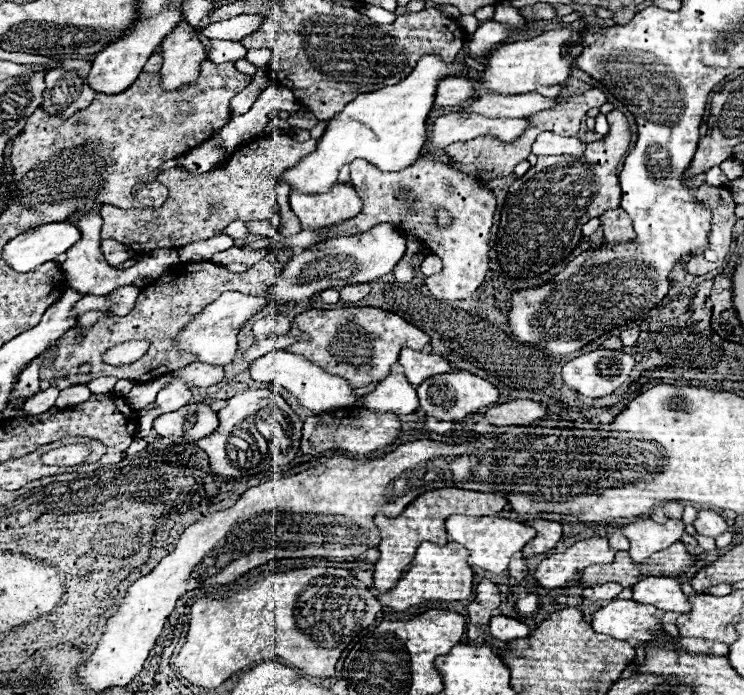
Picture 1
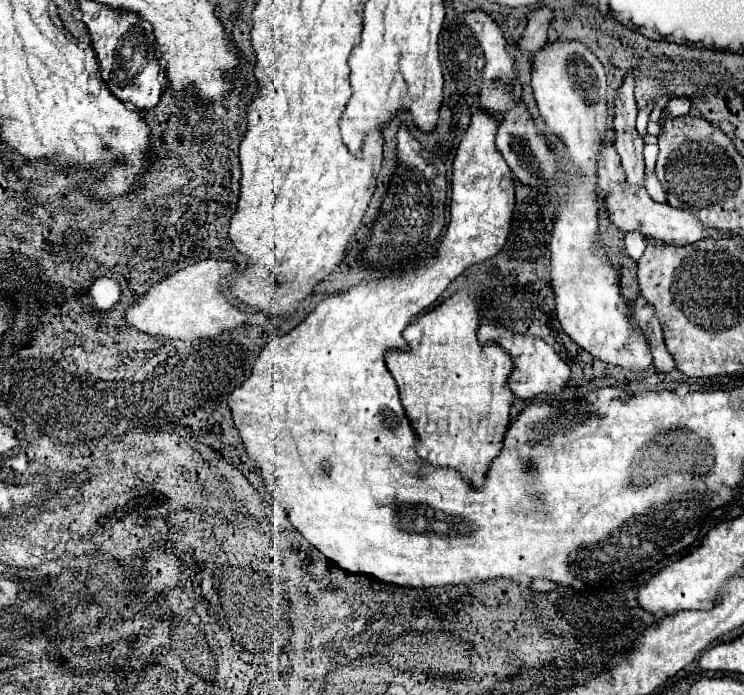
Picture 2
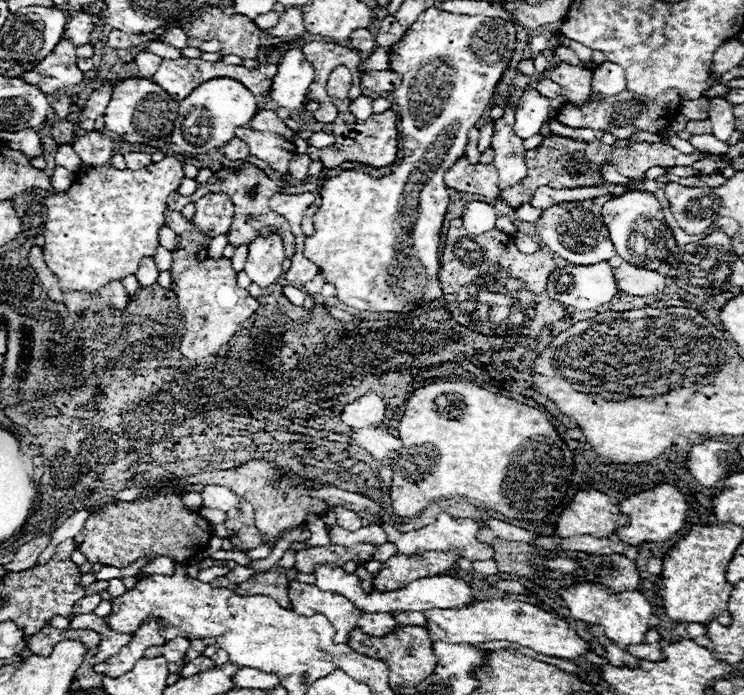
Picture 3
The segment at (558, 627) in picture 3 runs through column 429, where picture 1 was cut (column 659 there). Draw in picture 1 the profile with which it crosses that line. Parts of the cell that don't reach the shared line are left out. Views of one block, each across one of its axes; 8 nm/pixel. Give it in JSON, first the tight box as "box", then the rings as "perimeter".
{"box":[592,600,664,642],"perimeter":[[[612,600],[604,608],[600,608],[592,616],[592,628],[600,634],[610,634],[618,640],[640,640],[640,642],[650,642],[654,634],[662,632],[662,616],[664,610],[656,610],[654,606],[644,606],[632,600]]]}

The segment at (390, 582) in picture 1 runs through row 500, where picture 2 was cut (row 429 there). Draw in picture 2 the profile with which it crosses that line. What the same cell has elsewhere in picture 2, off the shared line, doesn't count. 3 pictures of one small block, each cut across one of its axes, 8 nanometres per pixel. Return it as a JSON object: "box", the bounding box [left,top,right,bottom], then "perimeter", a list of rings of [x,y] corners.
{"box":[386,290,514,488],"perimeter":[[[474,290],[456,292],[434,308],[434,312],[420,316],[414,328],[404,330],[404,340],[410,344],[410,352],[388,352],[386,356],[388,370],[392,372],[400,390],[402,406],[418,436],[416,454],[426,464],[454,468],[456,472],[464,474],[464,480],[468,480],[474,488],[484,484],[490,462],[502,450],[502,440],[510,420],[510,406],[514,402],[514,394],[504,388],[512,372],[510,354],[498,344],[486,344],[482,348],[476,338],[480,308],[482,302]]]}

